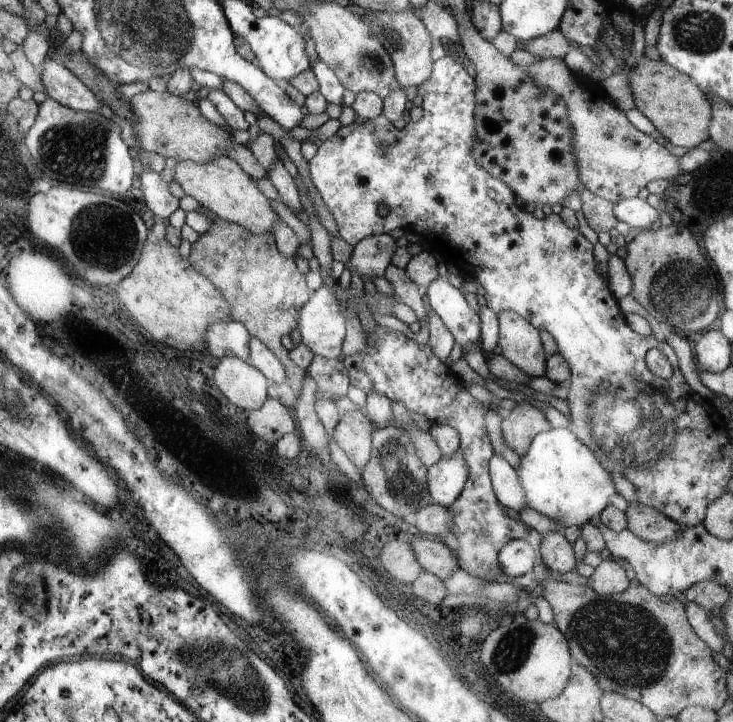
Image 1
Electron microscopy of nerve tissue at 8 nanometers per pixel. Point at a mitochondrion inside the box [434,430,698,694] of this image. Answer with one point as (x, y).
(628, 645)

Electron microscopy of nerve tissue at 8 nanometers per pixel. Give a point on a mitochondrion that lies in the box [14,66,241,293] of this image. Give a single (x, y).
(76, 150)

